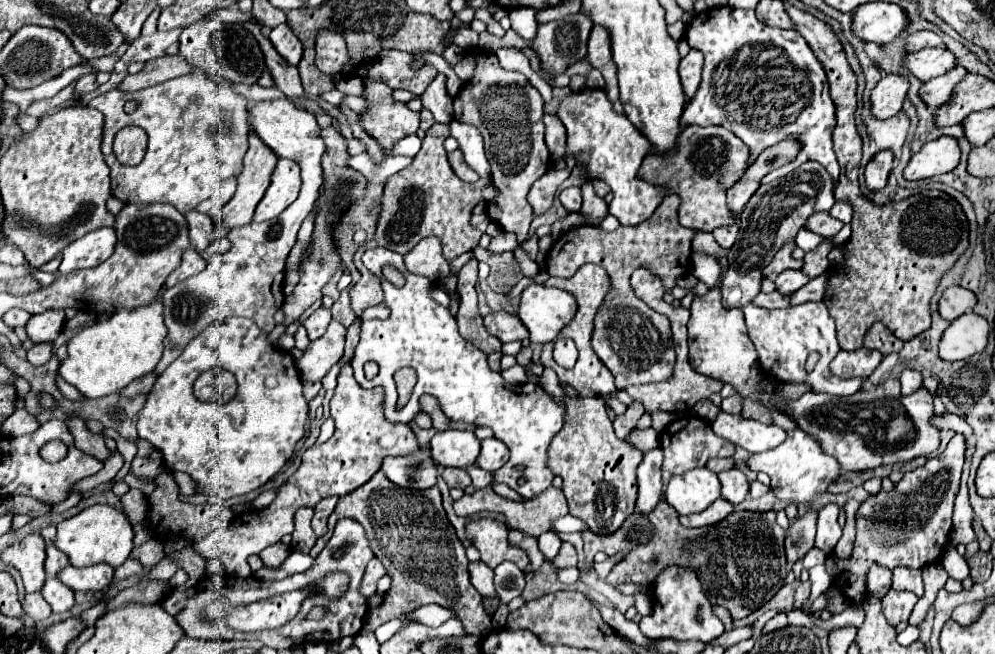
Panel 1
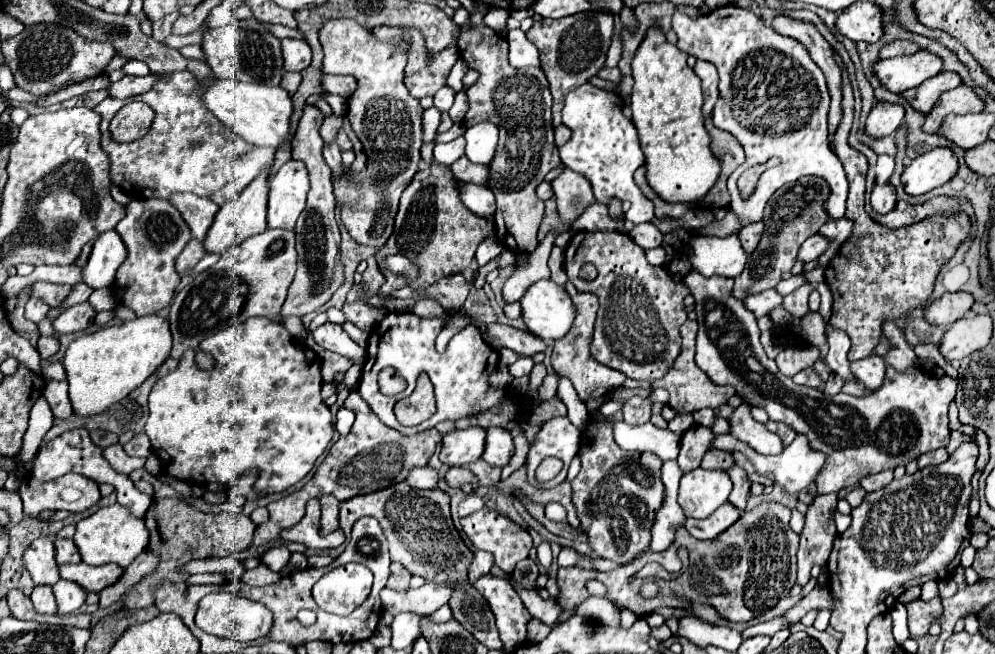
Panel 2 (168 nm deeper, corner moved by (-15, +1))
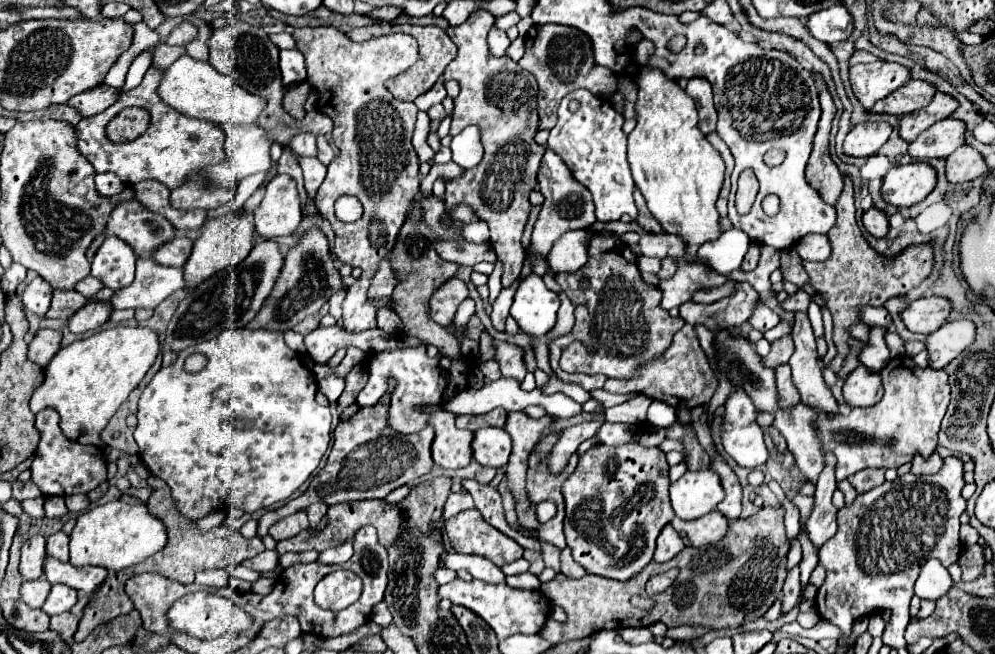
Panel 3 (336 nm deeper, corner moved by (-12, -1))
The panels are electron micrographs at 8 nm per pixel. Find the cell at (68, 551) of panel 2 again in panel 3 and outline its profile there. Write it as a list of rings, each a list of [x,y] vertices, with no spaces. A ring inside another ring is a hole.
[[[55,532],[53,536],[47,538],[47,554],[61,560],[61,562],[67,562],[69,558],[69,536],[65,532]]]

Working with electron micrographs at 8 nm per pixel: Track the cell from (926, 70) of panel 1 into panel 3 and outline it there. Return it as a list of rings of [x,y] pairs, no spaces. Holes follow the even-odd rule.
[[[877,60],[873,64],[857,64],[849,68],[851,90],[865,110],[869,110],[877,100],[889,96],[909,78],[909,70],[895,62]]]

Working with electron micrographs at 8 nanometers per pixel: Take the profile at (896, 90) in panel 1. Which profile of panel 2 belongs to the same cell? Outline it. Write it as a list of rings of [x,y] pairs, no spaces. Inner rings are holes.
[[[876,102],[872,108],[864,132],[870,136],[888,136],[894,134],[904,122],[904,108],[900,104],[890,104],[890,102]]]

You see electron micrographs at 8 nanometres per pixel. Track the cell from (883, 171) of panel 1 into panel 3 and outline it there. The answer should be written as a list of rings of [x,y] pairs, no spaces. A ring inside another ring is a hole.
[[[871,208],[871,210],[867,210],[863,214],[863,226],[875,238],[883,238],[889,232],[889,220],[887,220],[887,216],[881,210],[877,210],[877,208]]]

